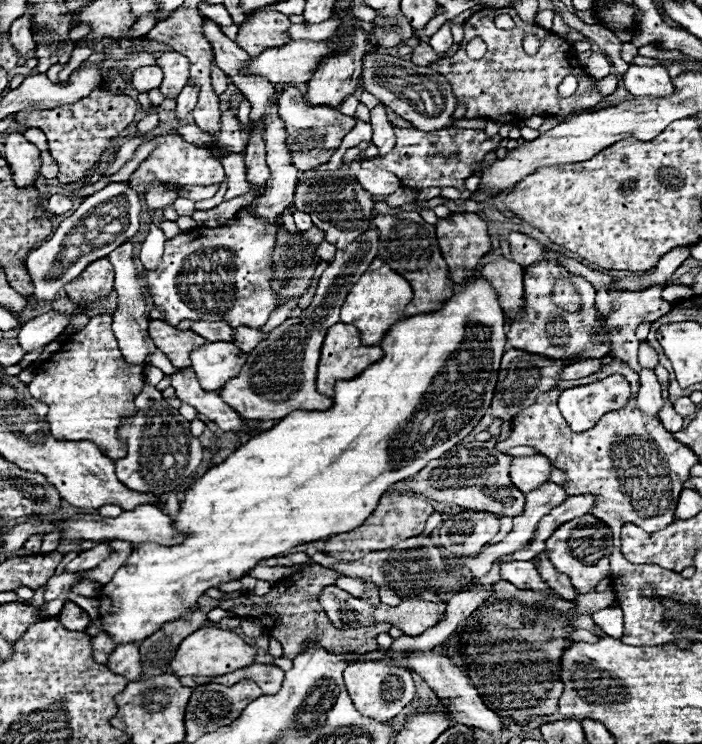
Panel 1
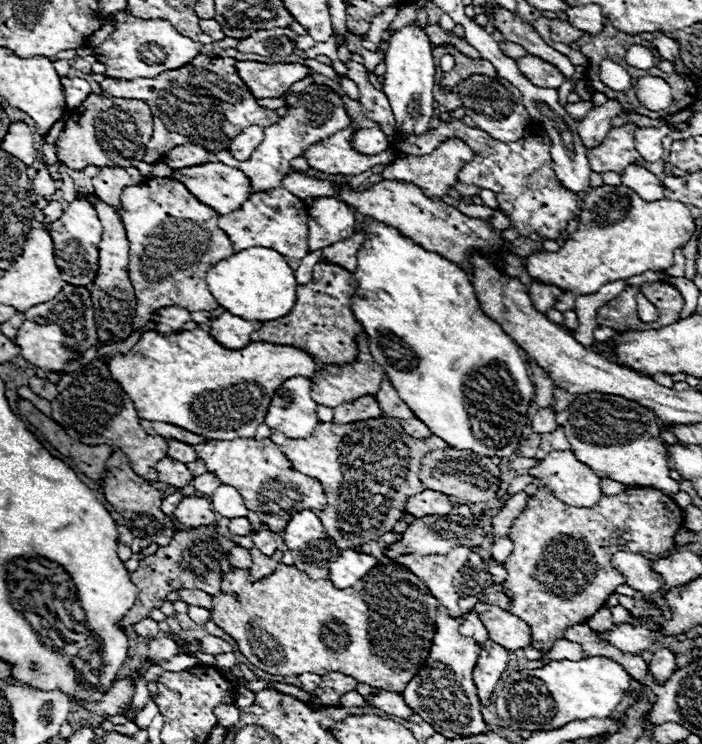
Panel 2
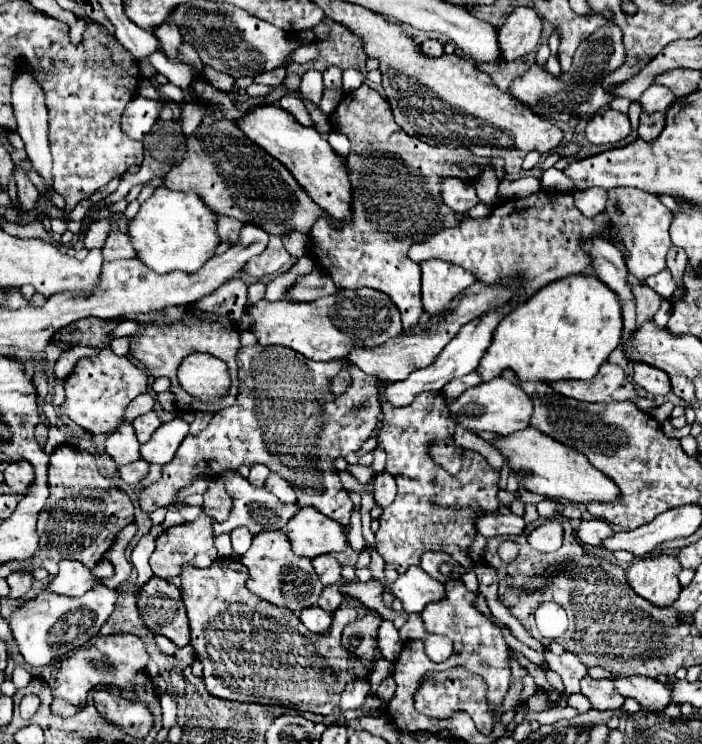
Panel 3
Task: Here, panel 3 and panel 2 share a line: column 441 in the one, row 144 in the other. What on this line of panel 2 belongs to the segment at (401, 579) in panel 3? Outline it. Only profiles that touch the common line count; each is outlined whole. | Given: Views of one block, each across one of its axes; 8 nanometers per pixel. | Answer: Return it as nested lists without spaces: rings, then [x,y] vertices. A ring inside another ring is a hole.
[[[608,100],[604,106],[592,108],[592,110],[580,120],[580,124],[578,124],[578,130],[580,130],[580,138],[582,138],[584,148],[598,146],[598,144],[606,138],[608,130],[612,128],[612,124],[610,124],[612,118],[614,118],[616,114],[620,114],[620,112],[626,112],[626,110],[624,110],[622,104],[616,102],[616,100]]]

